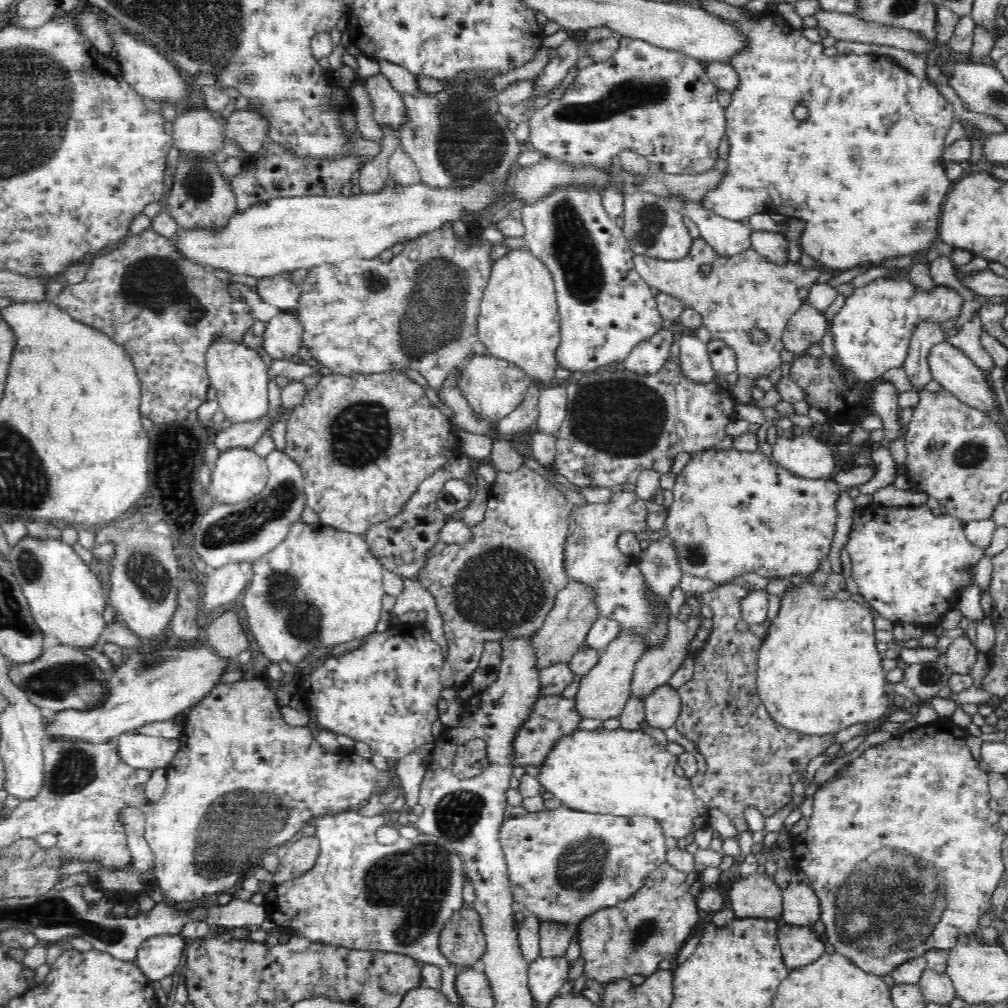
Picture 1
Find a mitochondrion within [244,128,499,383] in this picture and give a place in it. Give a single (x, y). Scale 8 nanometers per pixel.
(434, 317)

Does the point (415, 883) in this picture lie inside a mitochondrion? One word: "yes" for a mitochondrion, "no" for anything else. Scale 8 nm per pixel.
yes

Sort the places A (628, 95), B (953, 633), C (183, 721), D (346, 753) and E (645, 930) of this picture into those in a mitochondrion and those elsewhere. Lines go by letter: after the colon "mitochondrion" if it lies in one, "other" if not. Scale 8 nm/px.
A: mitochondrion
B: other
C: other
D: other
E: mitochondrion

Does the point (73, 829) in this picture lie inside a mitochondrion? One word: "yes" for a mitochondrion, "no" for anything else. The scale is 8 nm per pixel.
no

